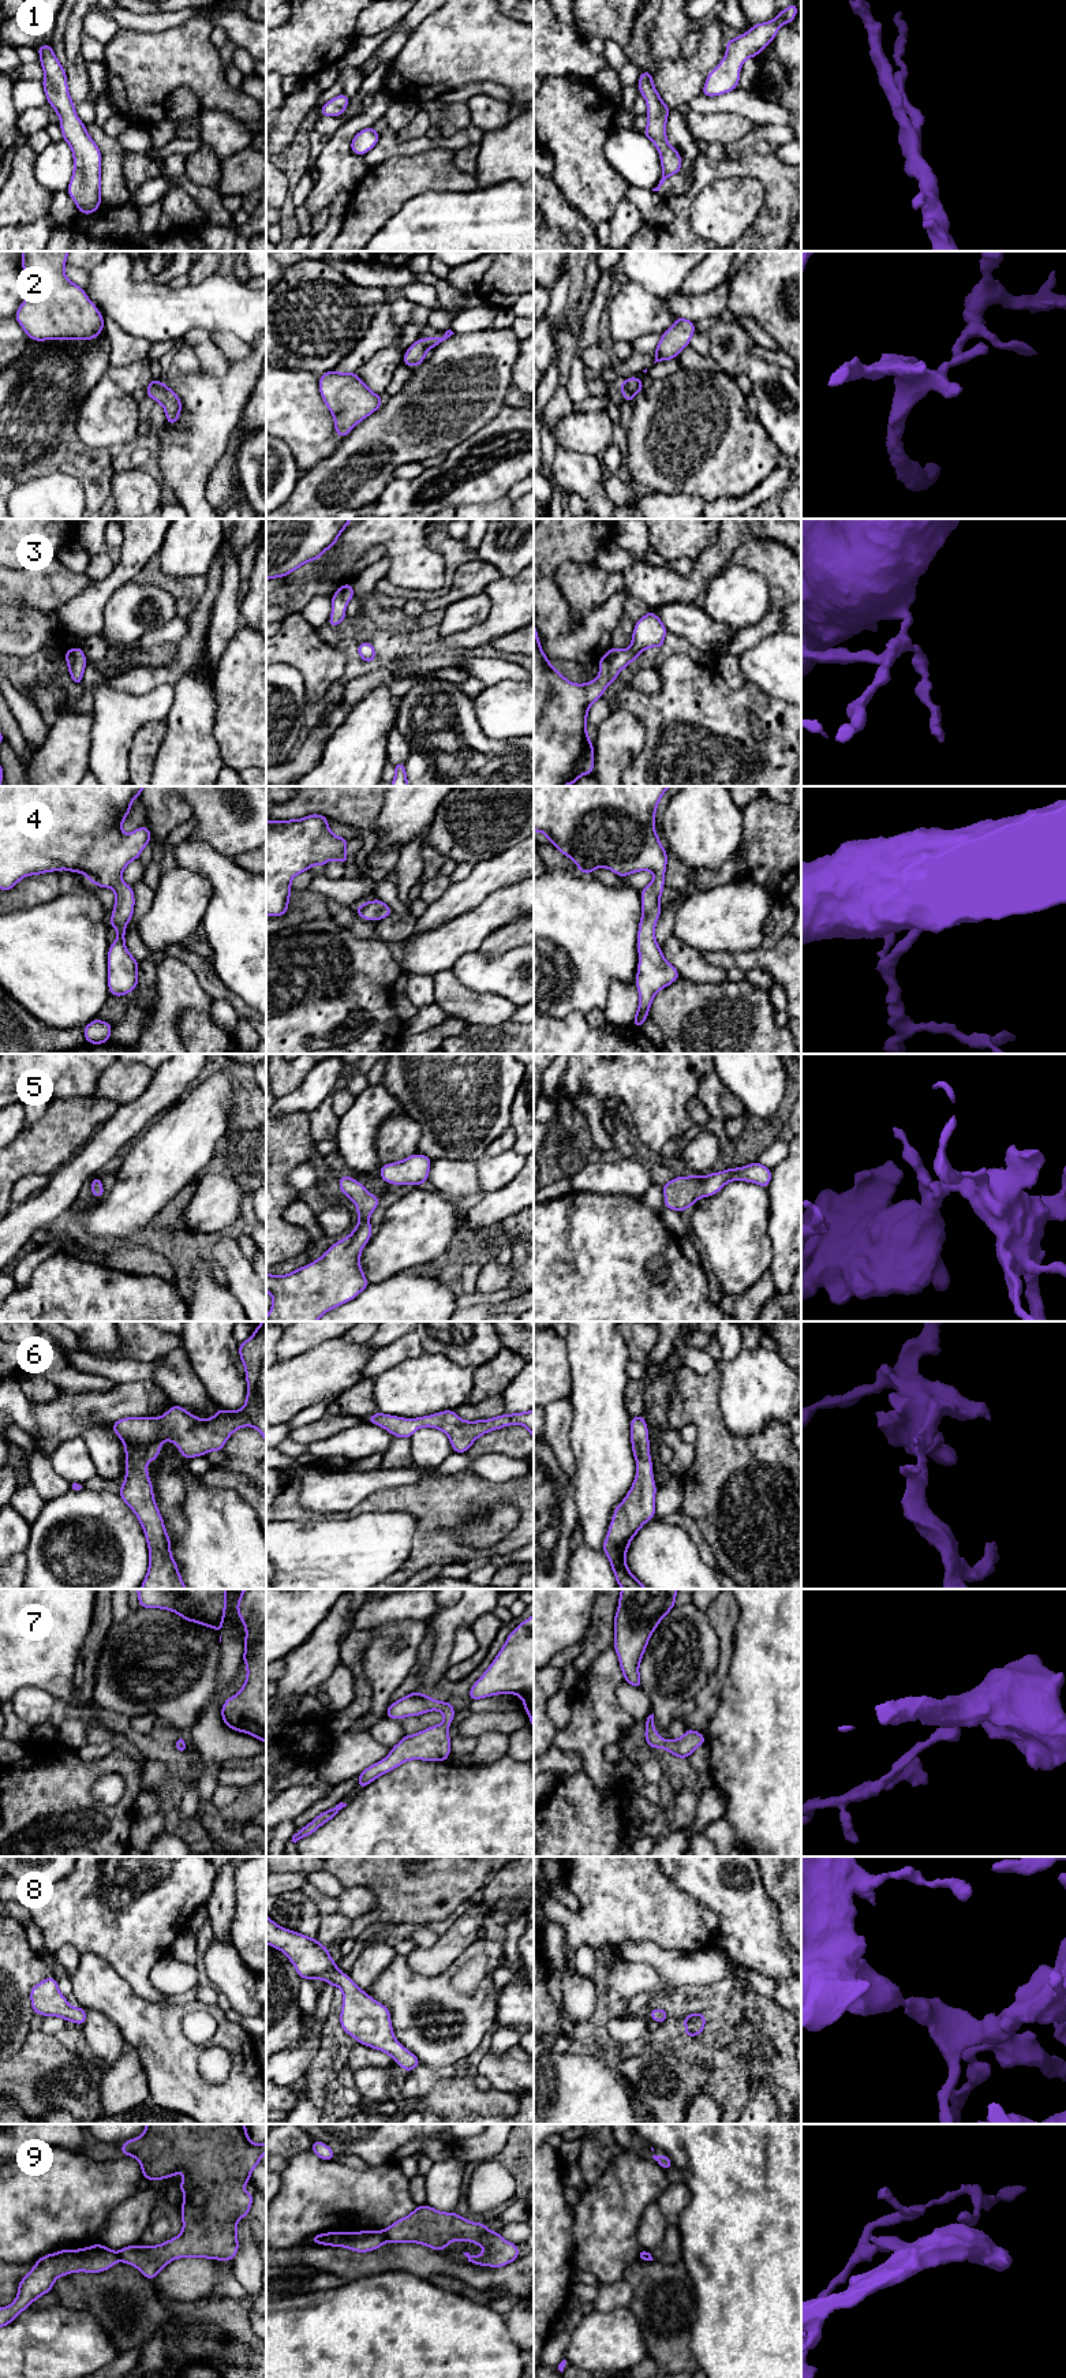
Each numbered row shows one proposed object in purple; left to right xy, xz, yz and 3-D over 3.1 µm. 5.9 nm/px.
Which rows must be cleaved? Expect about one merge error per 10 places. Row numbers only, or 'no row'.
9

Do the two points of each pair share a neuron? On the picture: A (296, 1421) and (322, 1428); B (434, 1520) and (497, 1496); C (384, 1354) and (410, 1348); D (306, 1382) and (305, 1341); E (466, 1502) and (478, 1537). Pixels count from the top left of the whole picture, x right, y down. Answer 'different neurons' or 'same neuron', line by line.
A: different neurons
B: same neuron
C: same neuron
D: different neurons
E: different neurons

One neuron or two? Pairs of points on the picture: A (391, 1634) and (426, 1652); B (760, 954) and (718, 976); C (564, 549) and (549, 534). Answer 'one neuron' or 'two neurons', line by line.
A: two neurons
B: two neurons
C: one neuron

